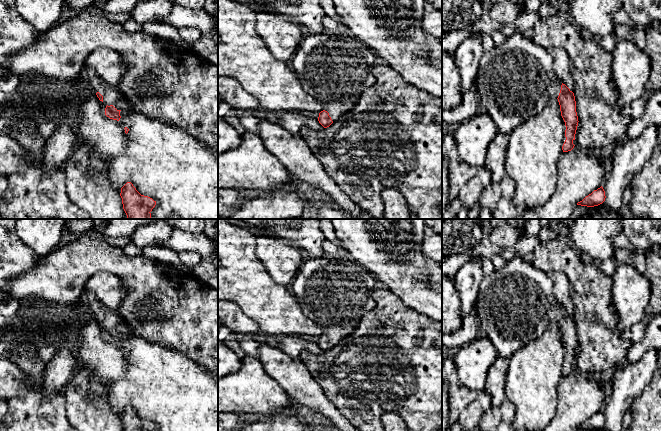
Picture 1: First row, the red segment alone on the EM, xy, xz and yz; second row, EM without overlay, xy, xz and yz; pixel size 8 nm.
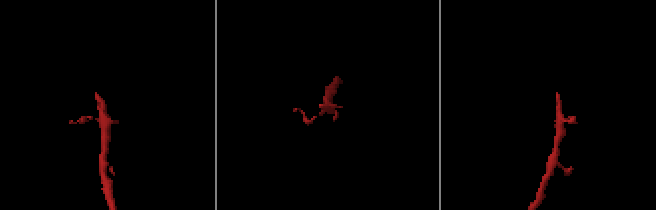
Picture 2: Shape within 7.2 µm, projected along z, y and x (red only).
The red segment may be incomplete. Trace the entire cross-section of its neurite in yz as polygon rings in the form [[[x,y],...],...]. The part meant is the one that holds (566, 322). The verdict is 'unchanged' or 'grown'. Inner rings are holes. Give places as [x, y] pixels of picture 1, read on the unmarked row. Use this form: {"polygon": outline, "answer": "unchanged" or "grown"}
{"polygon": [[[515,255],[500,270],[494,270],[482,278],[477,301],[477,315],[481,334],[493,343],[499,356],[509,358],[533,339],[541,336],[550,323],[557,323],[565,346],[566,364],[563,376],[574,372],[573,365],[578,350],[574,317],[559,304],[553,294],[550,274],[537,269],[524,258]]], "answer": "grown"}

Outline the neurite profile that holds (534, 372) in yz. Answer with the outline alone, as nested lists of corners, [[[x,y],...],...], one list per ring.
[[[550,323],[544,333],[527,343],[508,358],[505,394],[516,409],[511,423],[514,429],[538,431],[544,429],[557,413],[558,386],[566,364],[565,346],[557,323]]]

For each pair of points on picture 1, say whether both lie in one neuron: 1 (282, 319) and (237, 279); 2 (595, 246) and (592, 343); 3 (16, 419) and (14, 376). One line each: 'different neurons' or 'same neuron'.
1: same neuron
2: different neurons
3: different neurons

